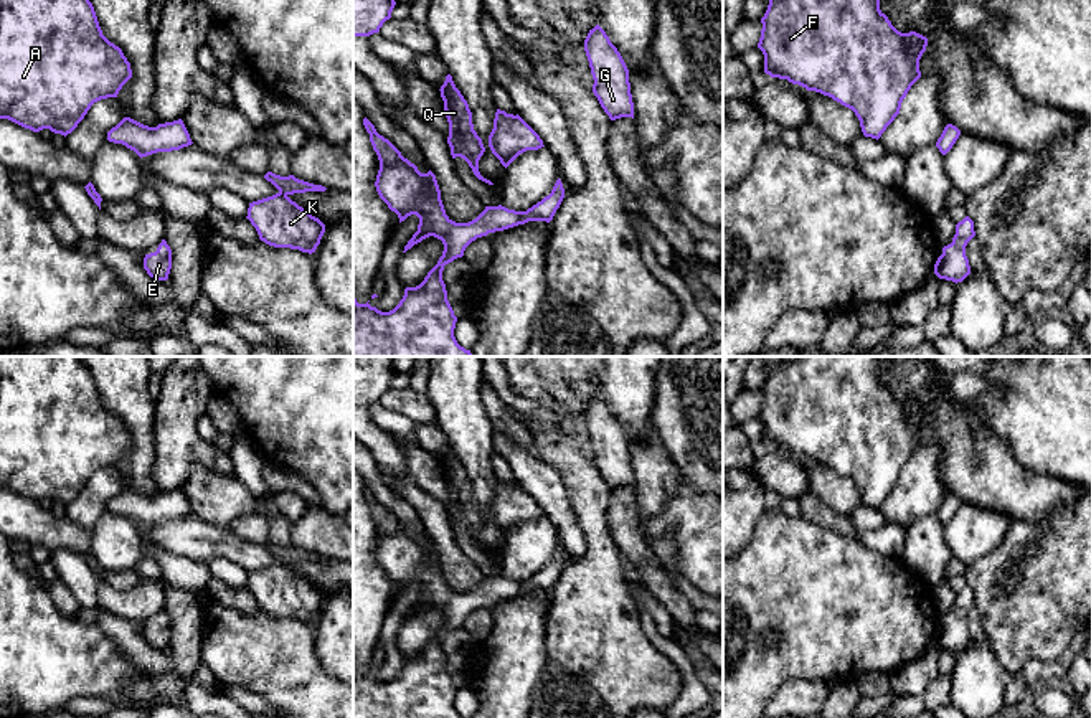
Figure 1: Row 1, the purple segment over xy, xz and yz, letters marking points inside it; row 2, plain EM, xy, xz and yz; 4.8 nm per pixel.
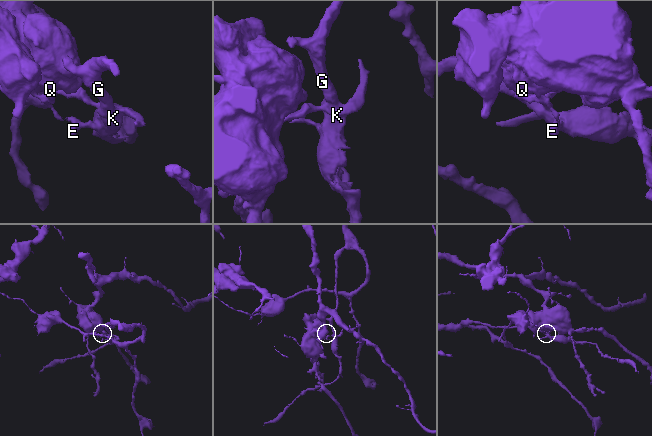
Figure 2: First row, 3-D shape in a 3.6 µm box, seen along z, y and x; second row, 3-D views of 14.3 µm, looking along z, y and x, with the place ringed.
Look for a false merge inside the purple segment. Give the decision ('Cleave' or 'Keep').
Cleave

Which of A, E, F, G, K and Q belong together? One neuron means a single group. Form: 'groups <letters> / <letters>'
groups A F Q / E G K

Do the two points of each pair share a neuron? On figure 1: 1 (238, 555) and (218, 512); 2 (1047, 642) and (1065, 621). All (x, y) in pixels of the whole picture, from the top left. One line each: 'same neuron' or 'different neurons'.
1: different neurons
2: same neuron

